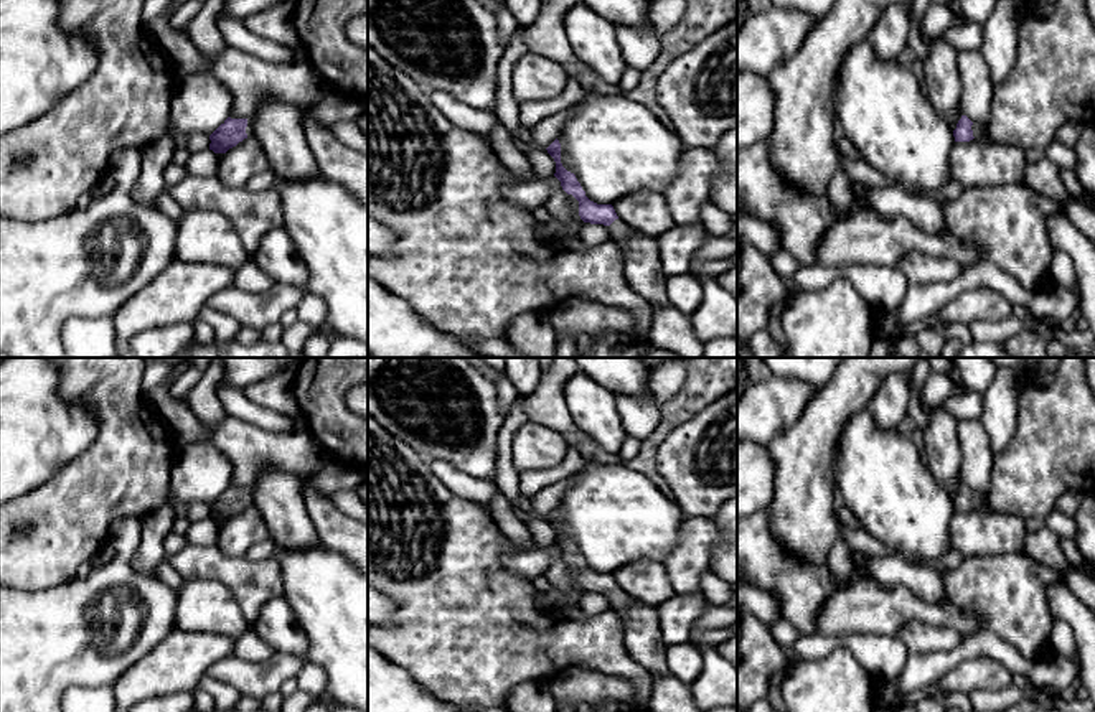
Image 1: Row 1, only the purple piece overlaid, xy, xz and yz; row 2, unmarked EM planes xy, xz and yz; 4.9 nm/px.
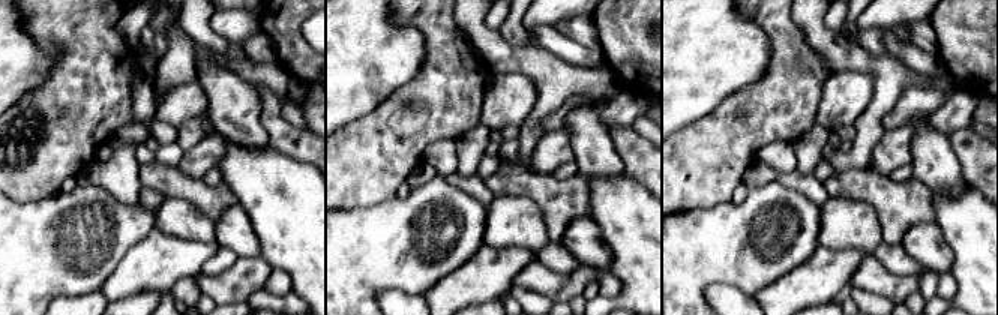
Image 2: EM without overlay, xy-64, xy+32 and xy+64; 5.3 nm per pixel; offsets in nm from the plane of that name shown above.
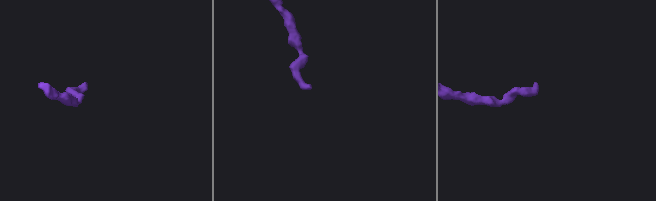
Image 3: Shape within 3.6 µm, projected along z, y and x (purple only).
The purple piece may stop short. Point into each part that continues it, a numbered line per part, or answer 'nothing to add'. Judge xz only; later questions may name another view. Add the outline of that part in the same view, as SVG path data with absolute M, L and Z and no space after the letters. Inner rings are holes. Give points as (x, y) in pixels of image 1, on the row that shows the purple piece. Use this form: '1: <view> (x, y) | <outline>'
1: xz (619, 231) | M620 218L609 226L609 231L615 242L627 241L633 232Z

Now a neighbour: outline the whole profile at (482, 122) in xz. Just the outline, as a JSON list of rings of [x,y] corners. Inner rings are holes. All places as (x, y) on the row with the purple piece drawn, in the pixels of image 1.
[[[427,89],[430,101],[455,125],[482,135],[491,145],[491,132],[500,124],[495,112],[475,109],[447,91]]]

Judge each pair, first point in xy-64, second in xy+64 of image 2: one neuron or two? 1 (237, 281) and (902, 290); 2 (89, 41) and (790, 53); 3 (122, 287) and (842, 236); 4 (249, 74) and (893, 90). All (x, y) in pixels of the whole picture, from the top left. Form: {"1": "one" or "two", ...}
{"1": "one", "2": "one", "3": "two", "4": "one"}

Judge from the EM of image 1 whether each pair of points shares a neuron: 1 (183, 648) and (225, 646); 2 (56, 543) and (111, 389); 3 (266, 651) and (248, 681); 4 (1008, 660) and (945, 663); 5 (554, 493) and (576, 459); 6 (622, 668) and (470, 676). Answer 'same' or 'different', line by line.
1: same
2: same
3: different
4: same
5: different
6: same

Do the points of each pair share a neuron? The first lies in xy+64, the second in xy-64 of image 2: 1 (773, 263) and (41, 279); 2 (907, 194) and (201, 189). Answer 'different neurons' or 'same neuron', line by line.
1: same neuron
2: same neuron

